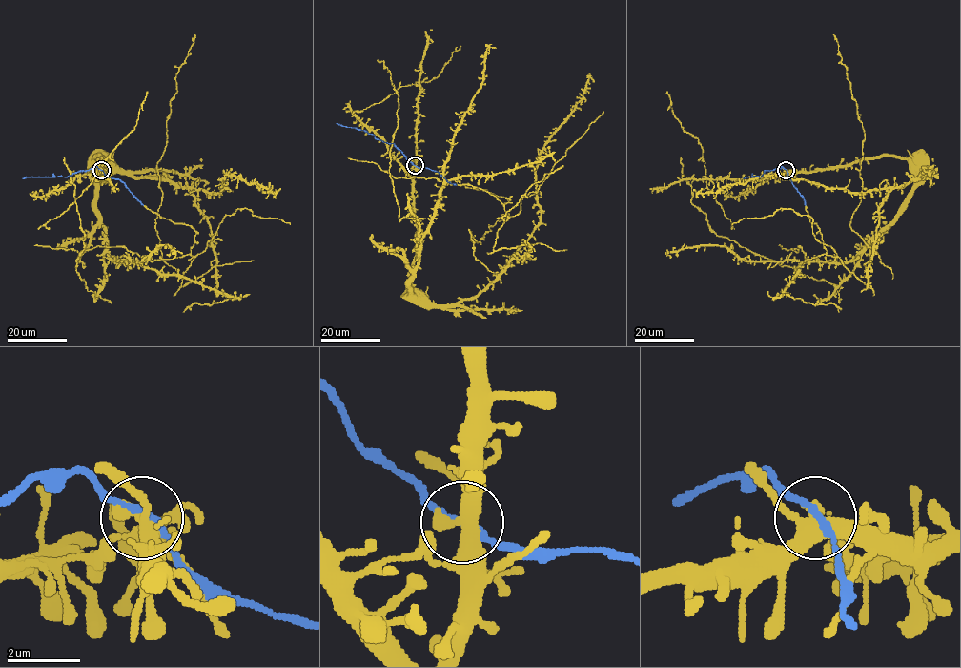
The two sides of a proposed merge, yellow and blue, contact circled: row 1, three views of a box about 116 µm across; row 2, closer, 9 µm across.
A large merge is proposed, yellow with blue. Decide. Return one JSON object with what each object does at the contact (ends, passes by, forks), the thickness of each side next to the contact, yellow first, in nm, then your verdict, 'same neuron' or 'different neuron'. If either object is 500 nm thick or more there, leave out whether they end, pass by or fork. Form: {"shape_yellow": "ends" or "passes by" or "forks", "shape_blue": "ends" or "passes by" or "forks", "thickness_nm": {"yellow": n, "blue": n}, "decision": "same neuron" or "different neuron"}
{"shape_yellow": "forks", "shape_blue": "passes by", "thickness_nm": {"yellow": 400, "blue": 170}, "decision": "same neuron"}

